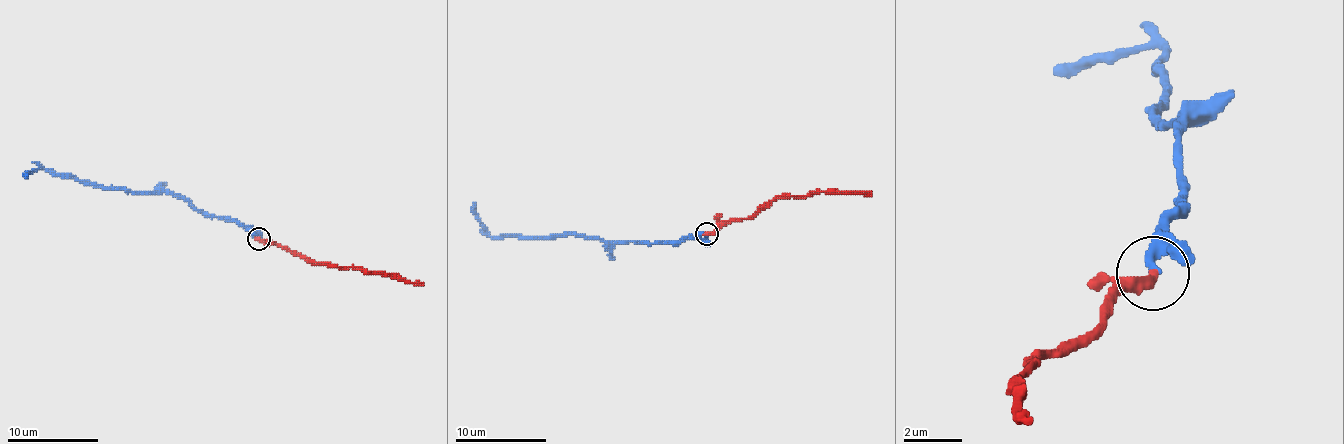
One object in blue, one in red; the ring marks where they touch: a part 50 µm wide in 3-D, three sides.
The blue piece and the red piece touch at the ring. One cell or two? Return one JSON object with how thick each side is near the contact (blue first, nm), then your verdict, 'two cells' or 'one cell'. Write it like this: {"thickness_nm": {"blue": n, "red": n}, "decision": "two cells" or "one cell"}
{"thickness_nm": {"blue": 300, "red": 320}, "decision": "one cell"}

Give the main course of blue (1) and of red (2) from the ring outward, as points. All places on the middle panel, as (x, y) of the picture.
1: (707, 234), (682, 241), (653, 243), (553, 234), (491, 237), (473, 209), (473, 202)
2: (707, 234), (732, 221), (748, 218), (778, 198), (832, 191), (871, 196)

